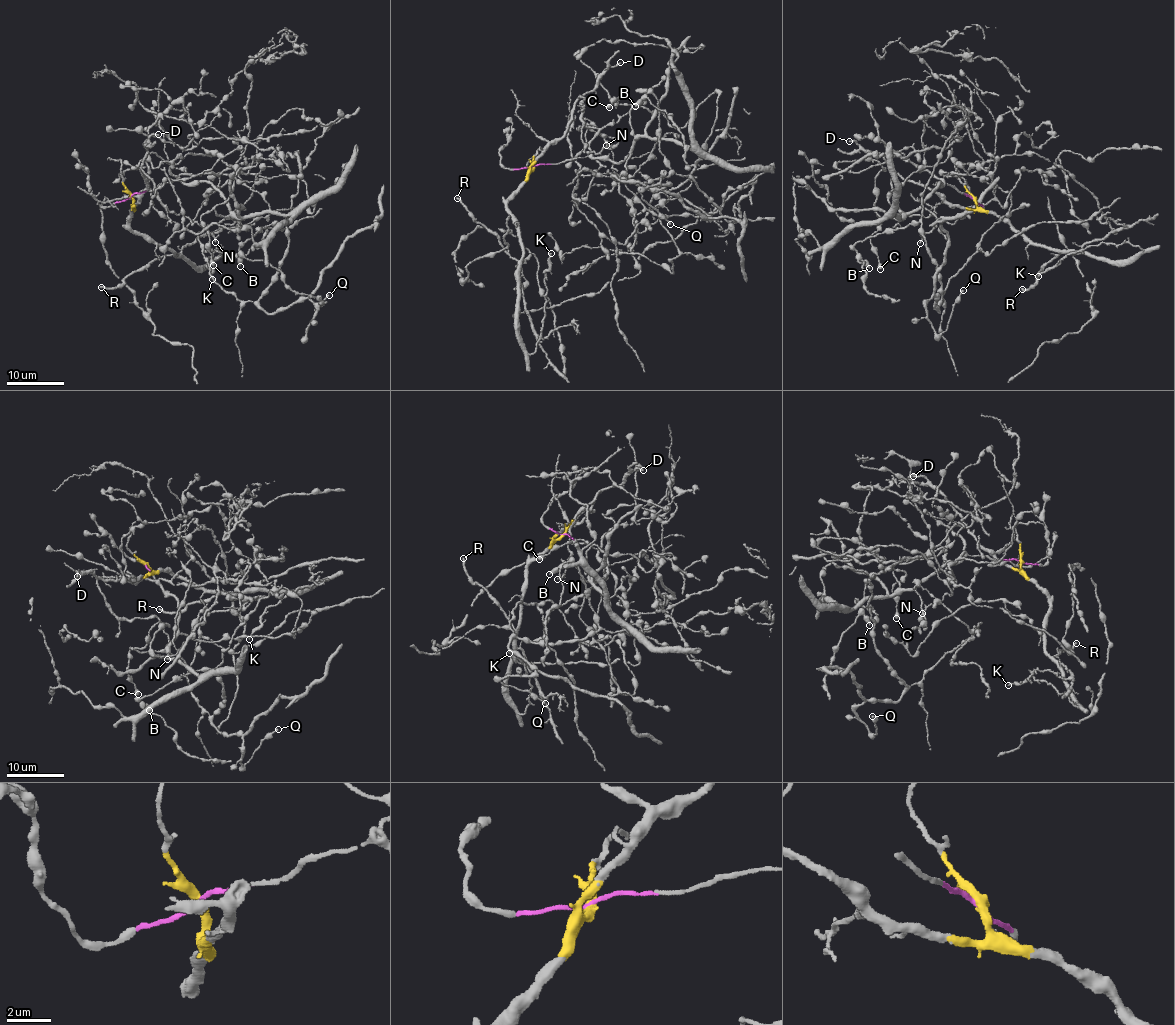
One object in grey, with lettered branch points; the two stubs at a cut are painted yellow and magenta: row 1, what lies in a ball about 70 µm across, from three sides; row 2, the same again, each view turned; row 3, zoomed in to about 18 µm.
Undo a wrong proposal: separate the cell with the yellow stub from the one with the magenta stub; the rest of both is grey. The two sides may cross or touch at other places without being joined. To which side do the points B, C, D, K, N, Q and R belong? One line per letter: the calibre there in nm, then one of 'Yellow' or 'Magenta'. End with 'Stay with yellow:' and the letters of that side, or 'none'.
B: Thickness 380 nm. Magenta
C: Thickness 500 nm. Magenta
D: Thickness 220 nm. Yellow
K: Thickness 190 nm. Yellow
N: Thickness 120 nm. Yellow
Q: Thickness 200 nm. Magenta
R: Thickness 260 nm. Yellow
Stay with yellow: D, K, N, R

